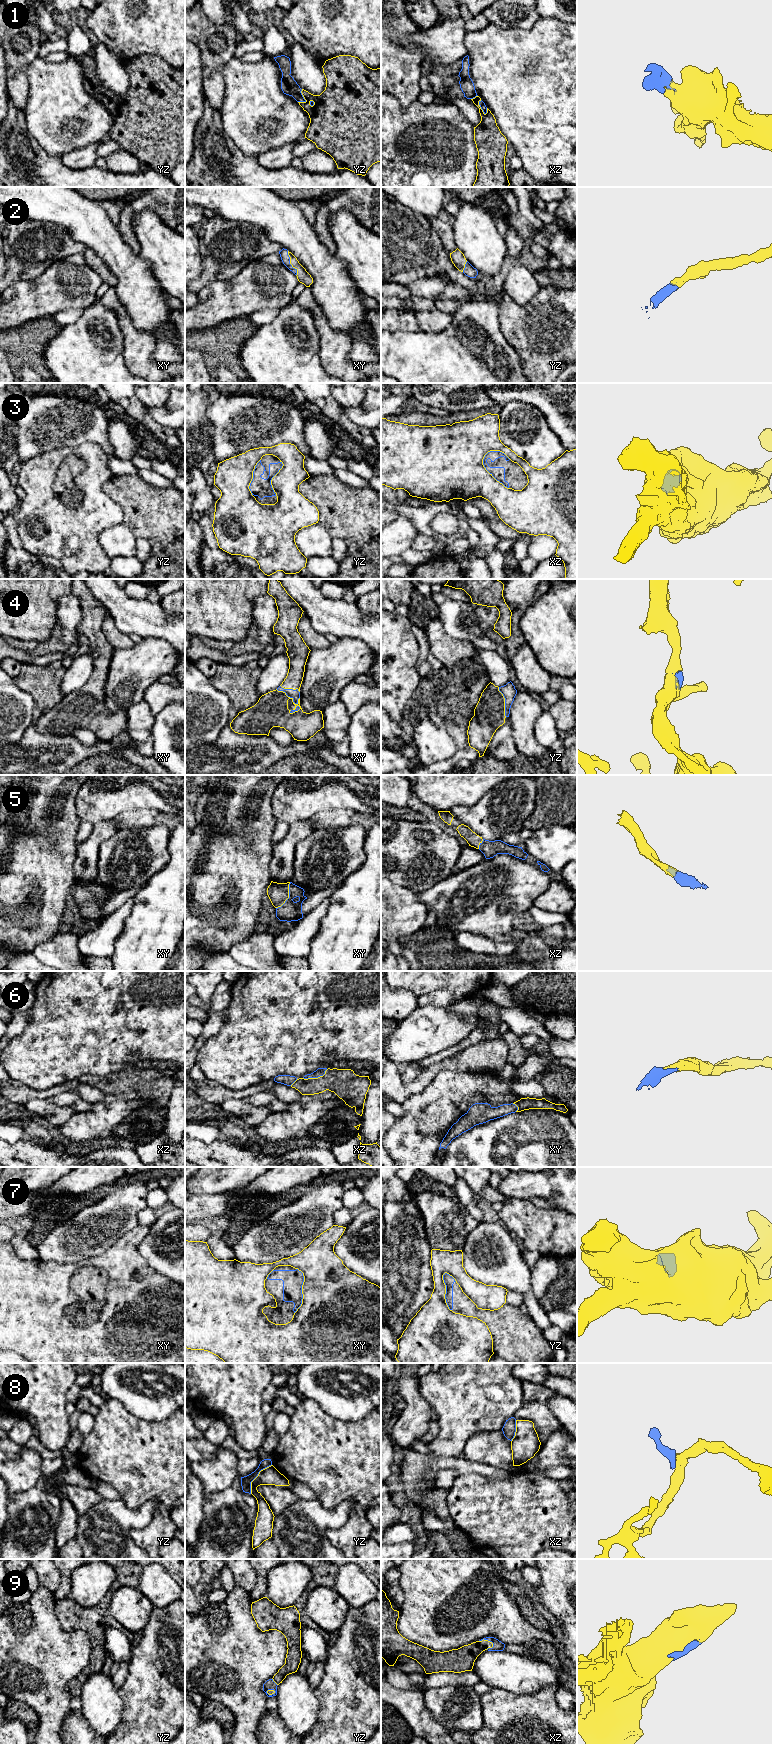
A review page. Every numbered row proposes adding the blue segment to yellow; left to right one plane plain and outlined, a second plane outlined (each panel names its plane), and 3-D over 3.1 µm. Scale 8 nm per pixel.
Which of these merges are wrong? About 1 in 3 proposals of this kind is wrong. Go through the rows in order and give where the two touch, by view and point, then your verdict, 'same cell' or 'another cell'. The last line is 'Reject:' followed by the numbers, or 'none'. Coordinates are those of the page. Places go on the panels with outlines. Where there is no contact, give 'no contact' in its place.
1: contact xz (480, 107); same cell
2: contact xy (290, 263); same cell
3: contact xz (487, 471); another cell
4: contact xy (289, 697); same cell
5: contact xy (288, 896); same cell
6: contact xz (315, 1078); same cell
7: contact yz (445, 1291); another cell
8: contact yz (256, 1477); another cell
9: contact xz (487, 1640); same cell
Reject: 3, 7, 8

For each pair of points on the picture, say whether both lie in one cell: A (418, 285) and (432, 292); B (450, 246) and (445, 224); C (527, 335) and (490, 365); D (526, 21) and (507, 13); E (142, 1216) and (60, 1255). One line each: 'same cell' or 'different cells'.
A: same cell
B: same cell
C: different cells
D: same cell
E: different cells

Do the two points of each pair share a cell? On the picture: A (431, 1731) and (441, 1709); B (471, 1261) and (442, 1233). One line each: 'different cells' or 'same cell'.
A: different cells
B: different cells

